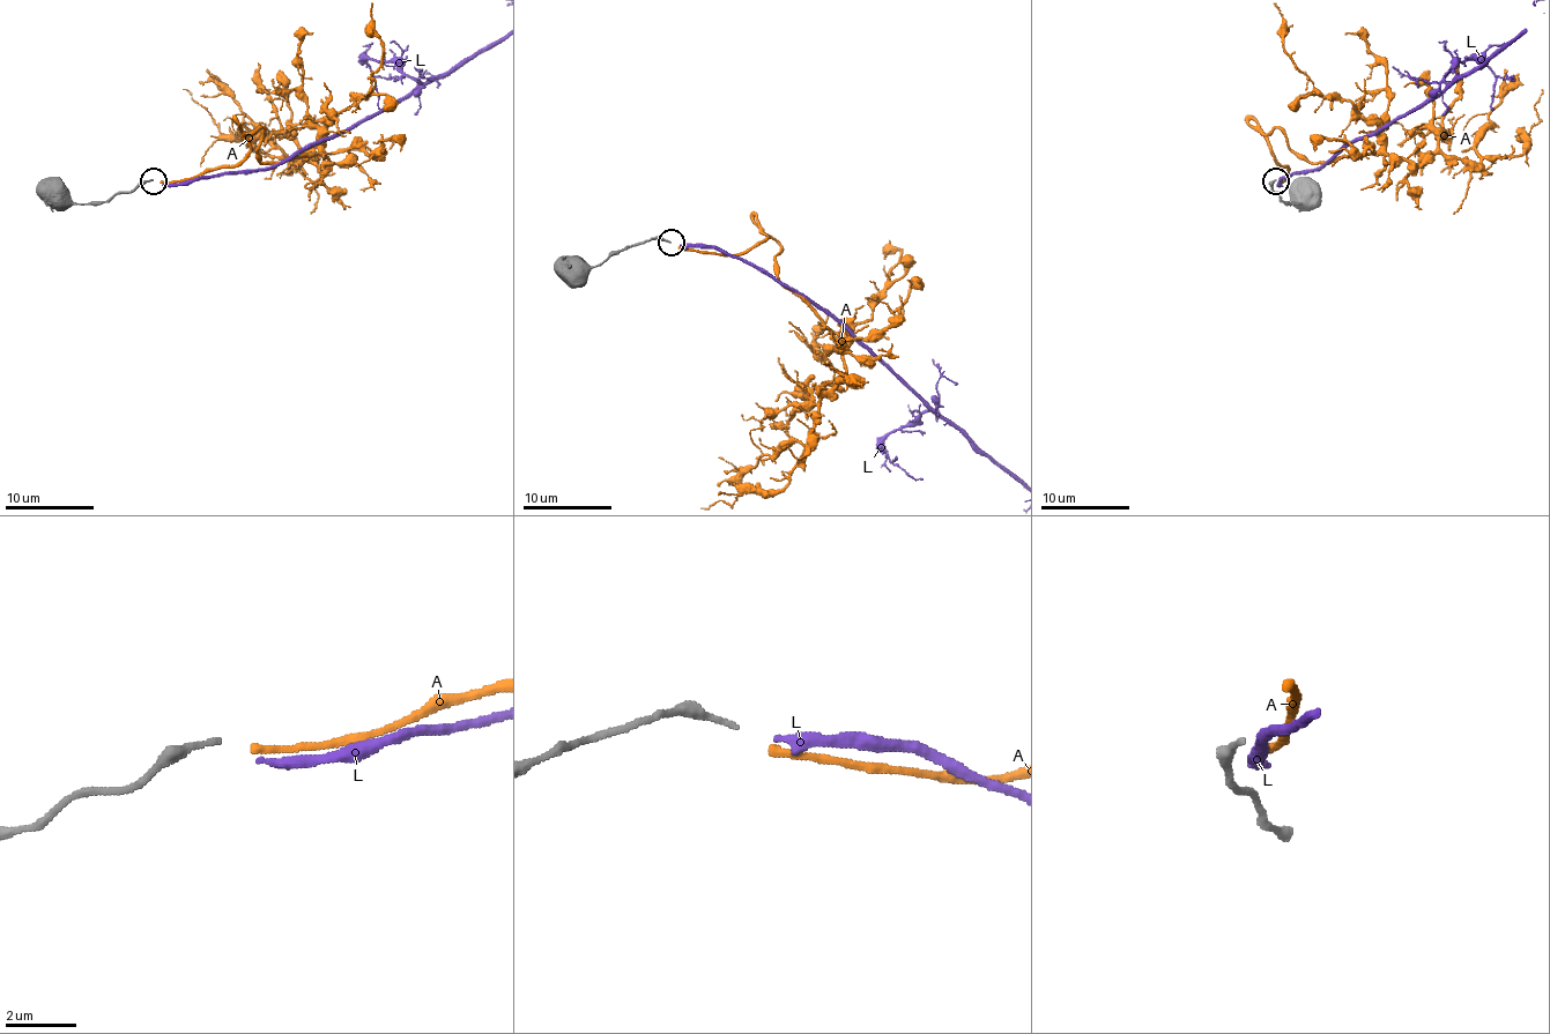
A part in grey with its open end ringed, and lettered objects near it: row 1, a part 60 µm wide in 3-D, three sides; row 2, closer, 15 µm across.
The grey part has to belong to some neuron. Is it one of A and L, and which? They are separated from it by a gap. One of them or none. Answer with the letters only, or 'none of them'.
none of them

